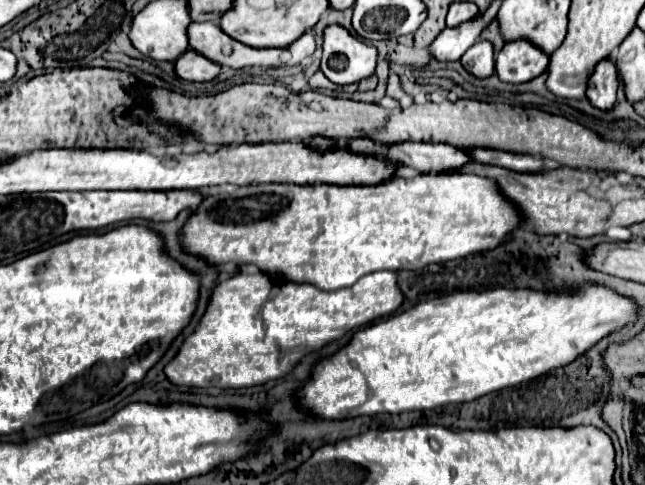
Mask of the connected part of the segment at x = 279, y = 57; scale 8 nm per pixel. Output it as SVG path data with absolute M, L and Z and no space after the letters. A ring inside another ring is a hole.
M192 22L188 26L188 44L192 50L196 50L198 54L210 58L212 62L220 64L220 66L230 66L230 68L246 68L246 66L294 66L300 64L300 60L304 60L306 56L310 56L316 50L316 42L312 34L304 34L302 38L298 38L294 44L290 44L288 48L266 48L266 50L258 50L258 48L250 48L244 46L240 42L236 42L234 38L222 34L220 26L212 24L212 22Z

